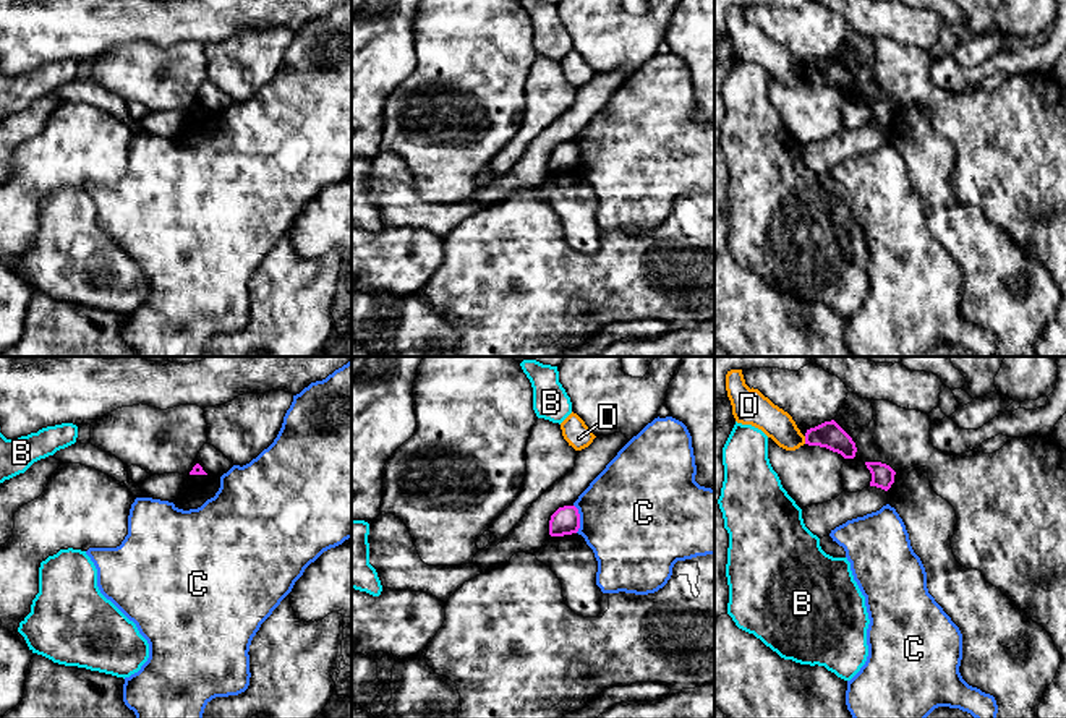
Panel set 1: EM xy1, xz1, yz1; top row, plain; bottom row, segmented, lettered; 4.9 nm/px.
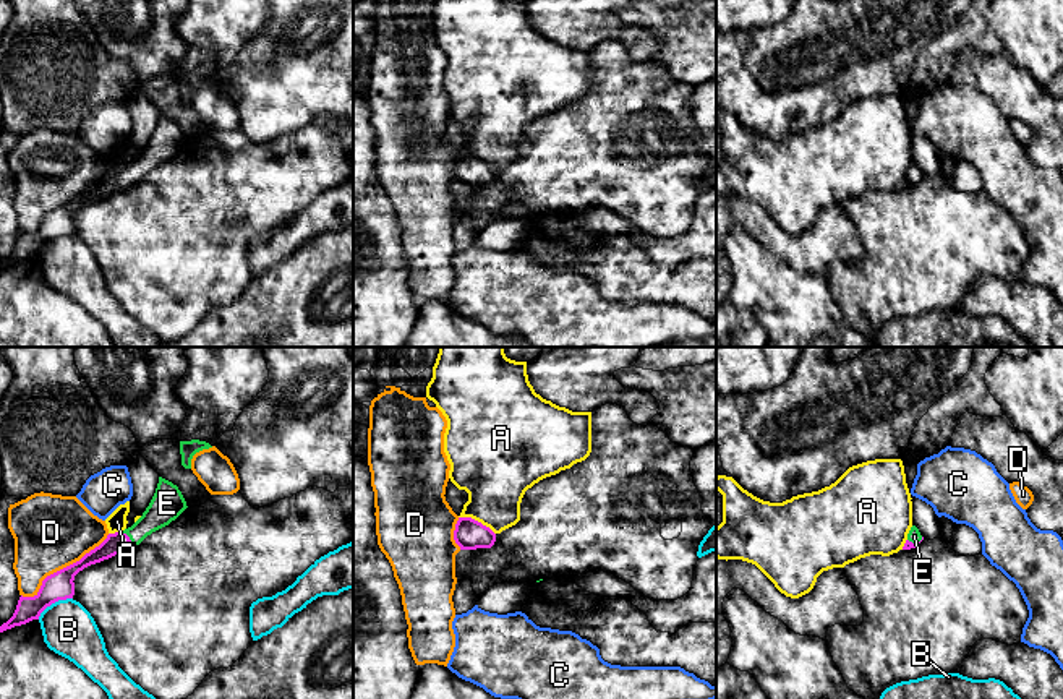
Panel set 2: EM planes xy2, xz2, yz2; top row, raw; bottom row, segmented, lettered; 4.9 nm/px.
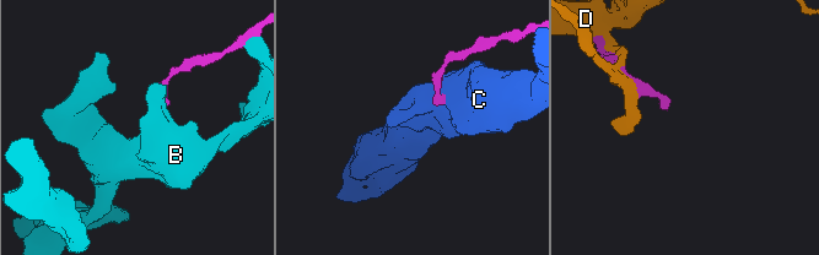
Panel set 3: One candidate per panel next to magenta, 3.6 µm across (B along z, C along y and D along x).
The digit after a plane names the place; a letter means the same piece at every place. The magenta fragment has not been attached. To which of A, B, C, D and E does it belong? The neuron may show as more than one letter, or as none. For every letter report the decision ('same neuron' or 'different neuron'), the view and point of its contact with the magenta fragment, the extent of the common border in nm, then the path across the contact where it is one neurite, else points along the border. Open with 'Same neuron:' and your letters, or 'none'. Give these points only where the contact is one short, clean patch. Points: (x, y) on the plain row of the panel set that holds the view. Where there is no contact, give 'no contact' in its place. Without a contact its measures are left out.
Same neuron: E
A: different neuron | xz2 (477, 158) | 200 nm | along xz2 (459, 153), (477, 156), (495, 171)
B: different neuron | xy2 (54, 239) | 200 nm | along xy2 (72, 234), (52, 239), (38, 255)
C: different neuron | xz1 (579, 156) | 140 nm | along xz1 (574, 141), (579, 151), (577, 169)
D: different neuron | xy2 (64, 205) | 550 nm
E: same neuron | xy2 (128, 175) | 90 nm | across xy2 (119, 179), (128, 175), (166, 141)

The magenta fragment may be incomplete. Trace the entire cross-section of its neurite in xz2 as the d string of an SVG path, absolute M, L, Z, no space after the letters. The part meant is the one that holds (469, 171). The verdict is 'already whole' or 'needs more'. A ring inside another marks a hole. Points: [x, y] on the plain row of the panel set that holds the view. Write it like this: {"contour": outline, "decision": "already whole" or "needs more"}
{"contour": "M459 154L454 177L460 187L491 185L496 178L496 170L472 154Z", "decision": "already whole"}

